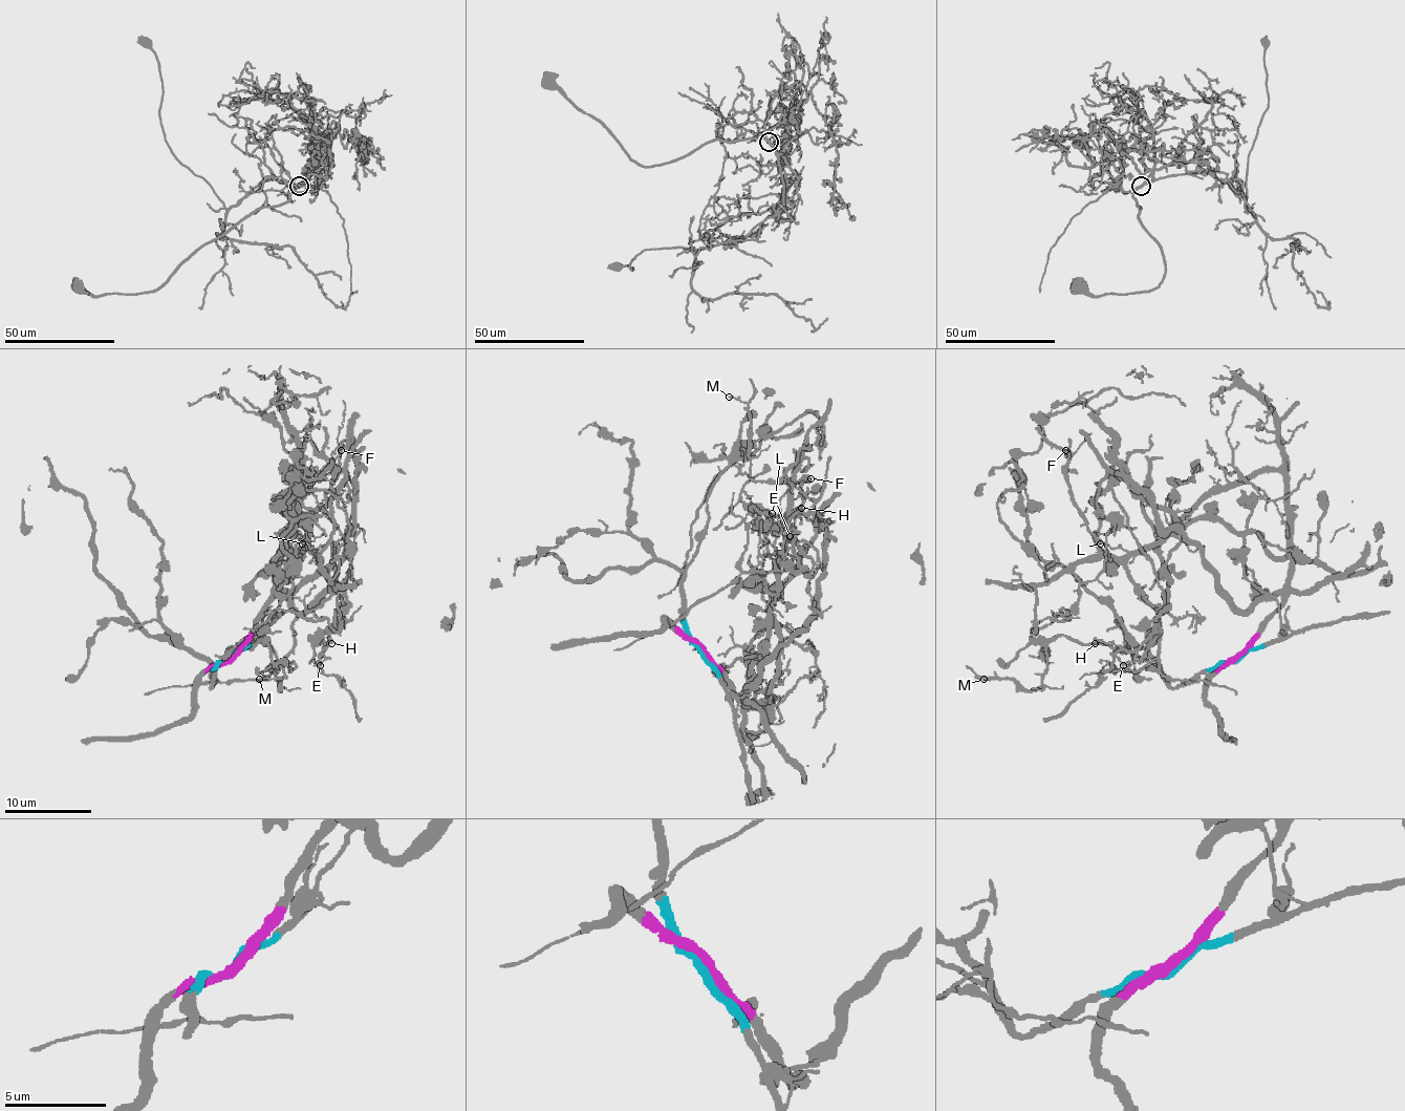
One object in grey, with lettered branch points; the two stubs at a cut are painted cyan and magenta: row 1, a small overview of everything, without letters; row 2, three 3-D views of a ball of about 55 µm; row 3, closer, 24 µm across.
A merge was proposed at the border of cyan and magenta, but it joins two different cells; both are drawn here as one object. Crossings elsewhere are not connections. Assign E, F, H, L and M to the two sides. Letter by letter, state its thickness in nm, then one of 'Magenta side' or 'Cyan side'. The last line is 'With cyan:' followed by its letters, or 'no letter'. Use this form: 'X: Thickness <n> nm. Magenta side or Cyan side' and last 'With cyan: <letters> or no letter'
E: Thickness 130 nm. Magenta side
F: Thickness 110 nm. Magenta side
H: Thickness 150 nm. Magenta side
L: Thickness 70 nm. Magenta side
M: Thickness 140 nm. Cyan side
With cyan: M

